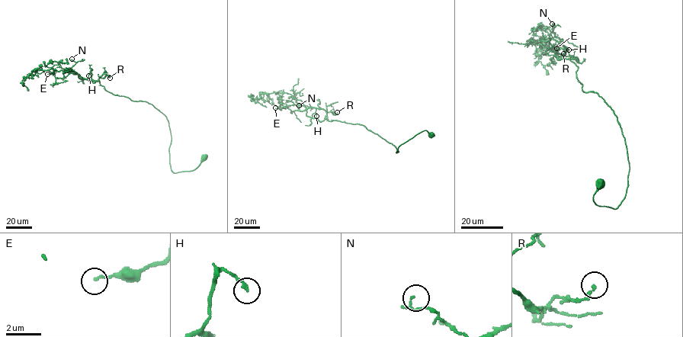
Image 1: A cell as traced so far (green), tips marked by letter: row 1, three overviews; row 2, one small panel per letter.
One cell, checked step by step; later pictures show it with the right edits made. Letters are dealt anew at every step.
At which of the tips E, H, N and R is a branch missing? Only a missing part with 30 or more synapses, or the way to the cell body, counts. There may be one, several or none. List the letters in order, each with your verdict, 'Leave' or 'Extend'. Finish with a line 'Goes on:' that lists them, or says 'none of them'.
E: Leave
H: Leave
N: Leave
R: Leave
Goes on: none of them

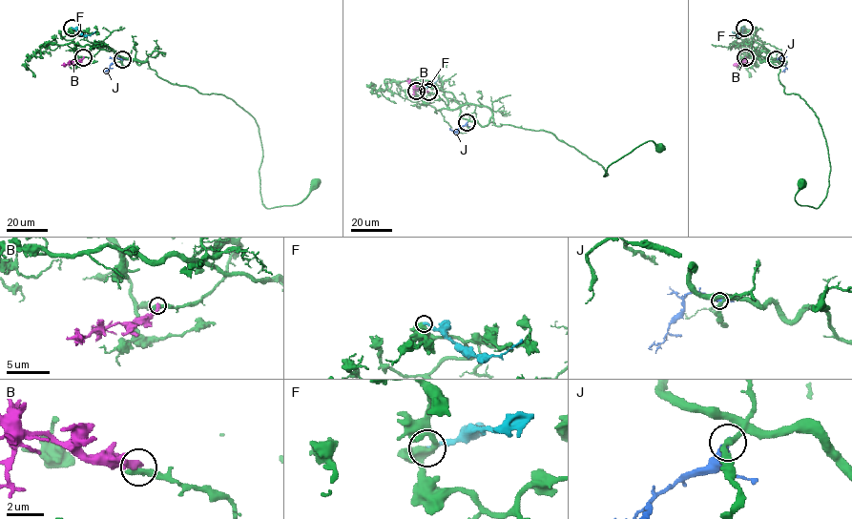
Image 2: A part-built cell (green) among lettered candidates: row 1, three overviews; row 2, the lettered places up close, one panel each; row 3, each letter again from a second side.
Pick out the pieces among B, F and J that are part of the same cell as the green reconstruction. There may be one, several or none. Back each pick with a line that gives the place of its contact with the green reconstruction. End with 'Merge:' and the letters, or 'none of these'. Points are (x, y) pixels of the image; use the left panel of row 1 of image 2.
Merge: none of these

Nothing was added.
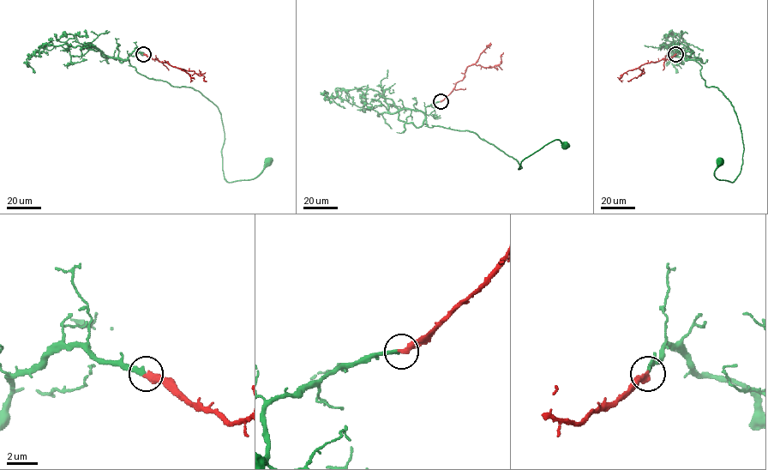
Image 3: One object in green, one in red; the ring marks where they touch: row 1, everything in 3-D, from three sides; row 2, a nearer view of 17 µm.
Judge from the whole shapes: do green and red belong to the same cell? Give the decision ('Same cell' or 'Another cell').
Same cell

